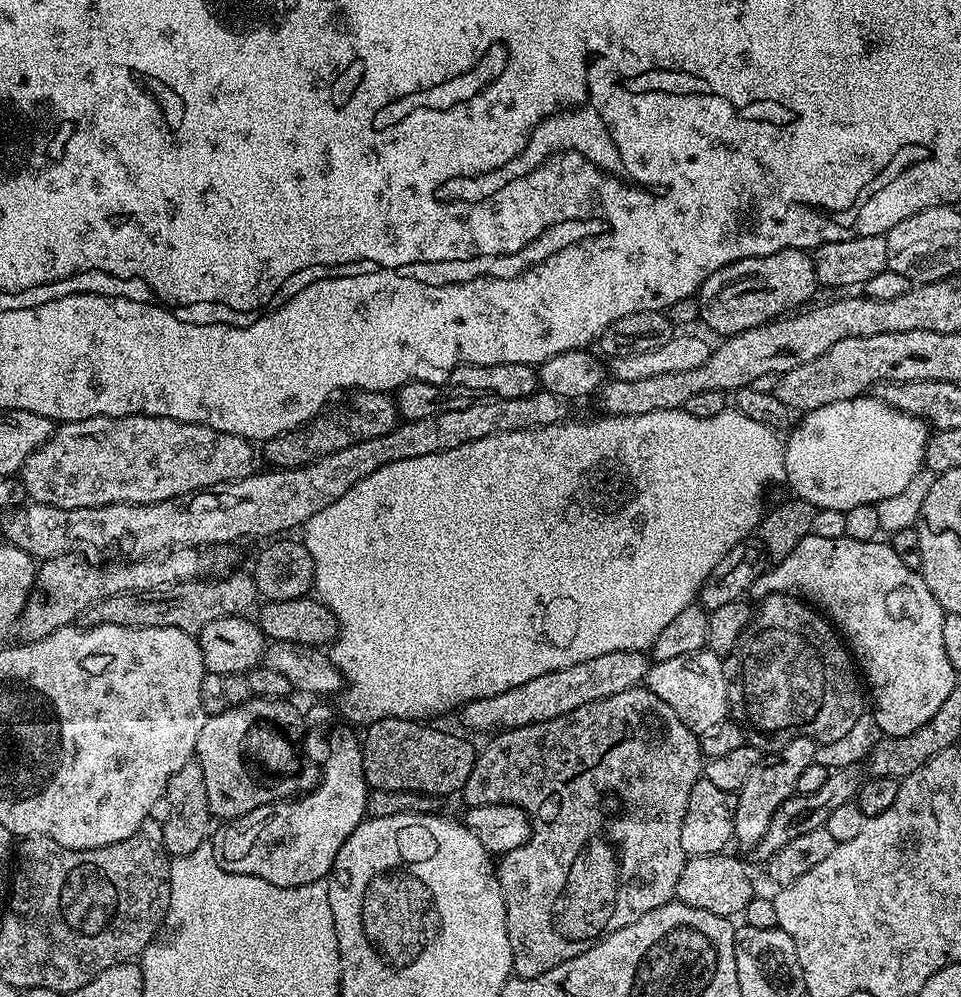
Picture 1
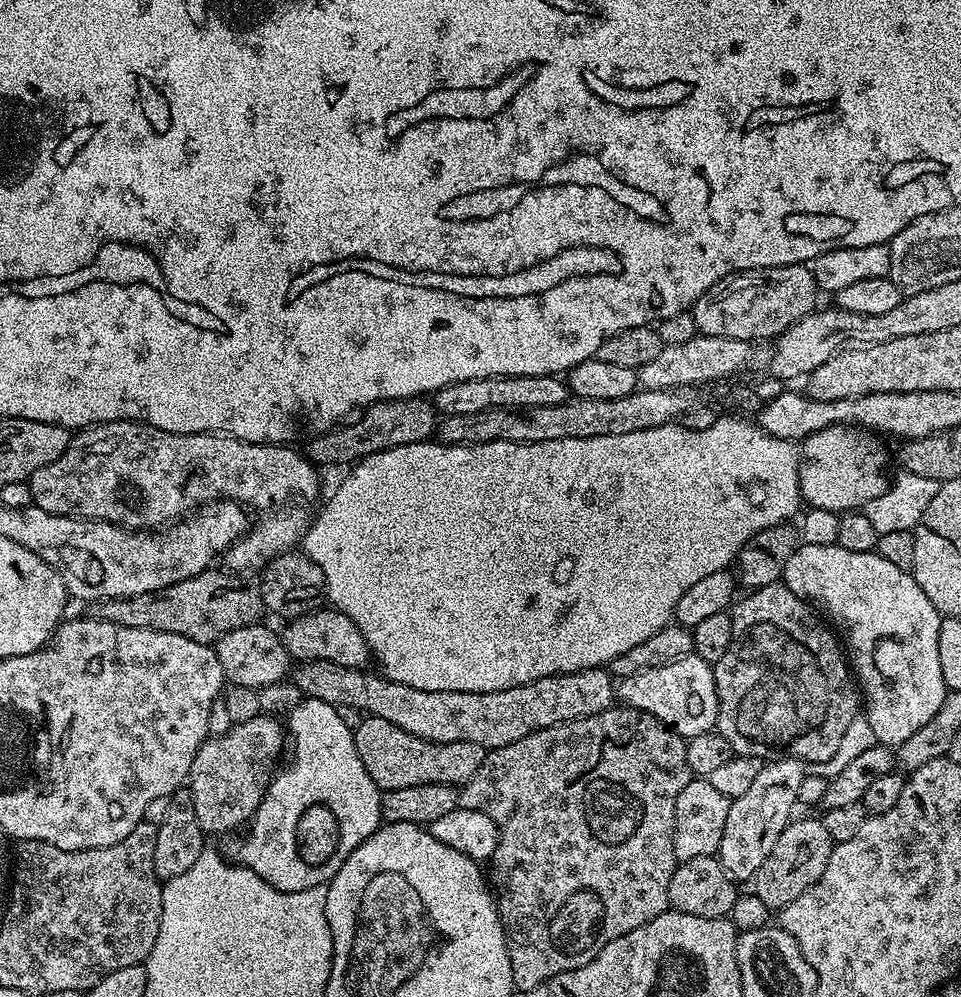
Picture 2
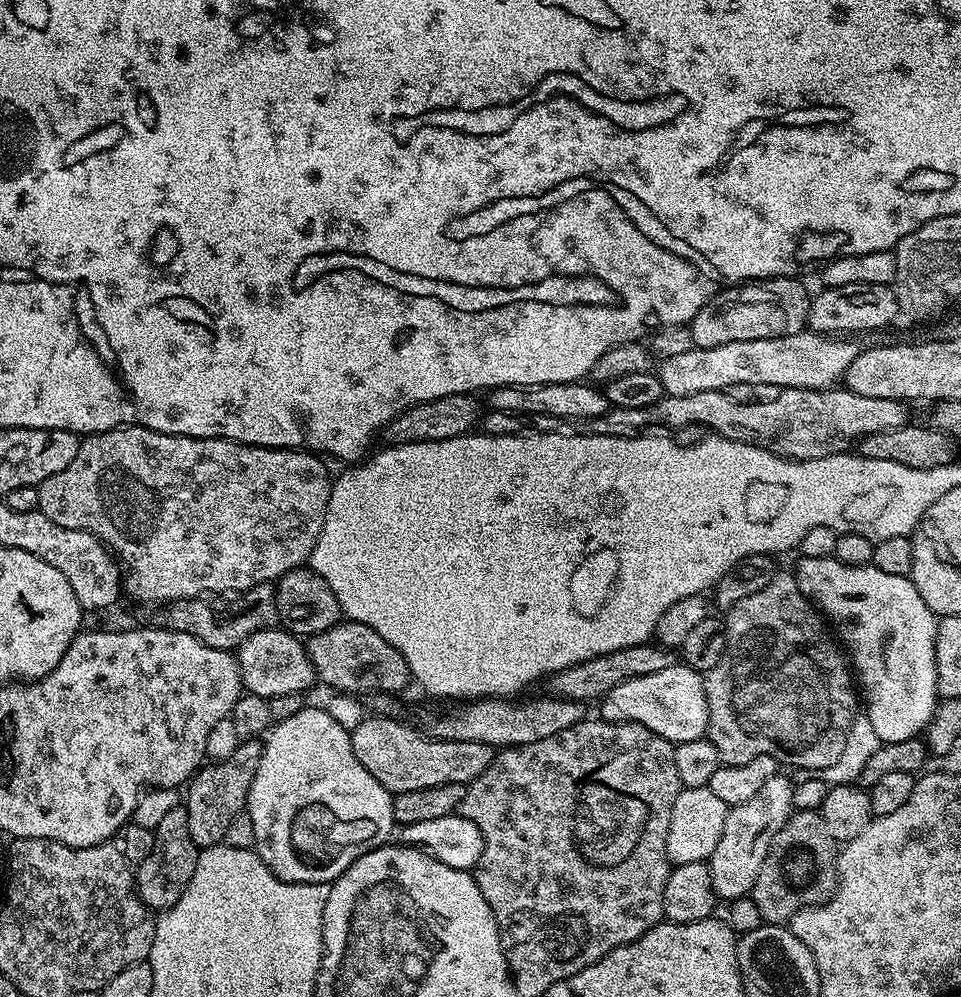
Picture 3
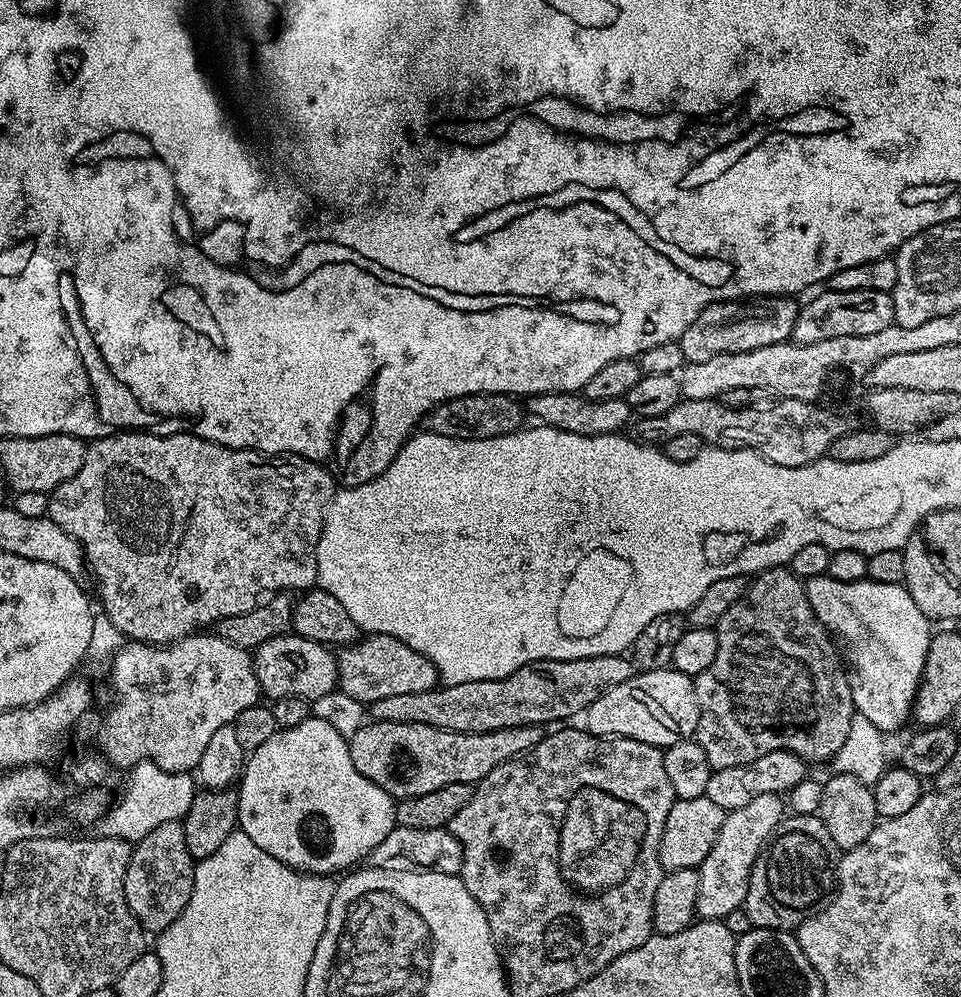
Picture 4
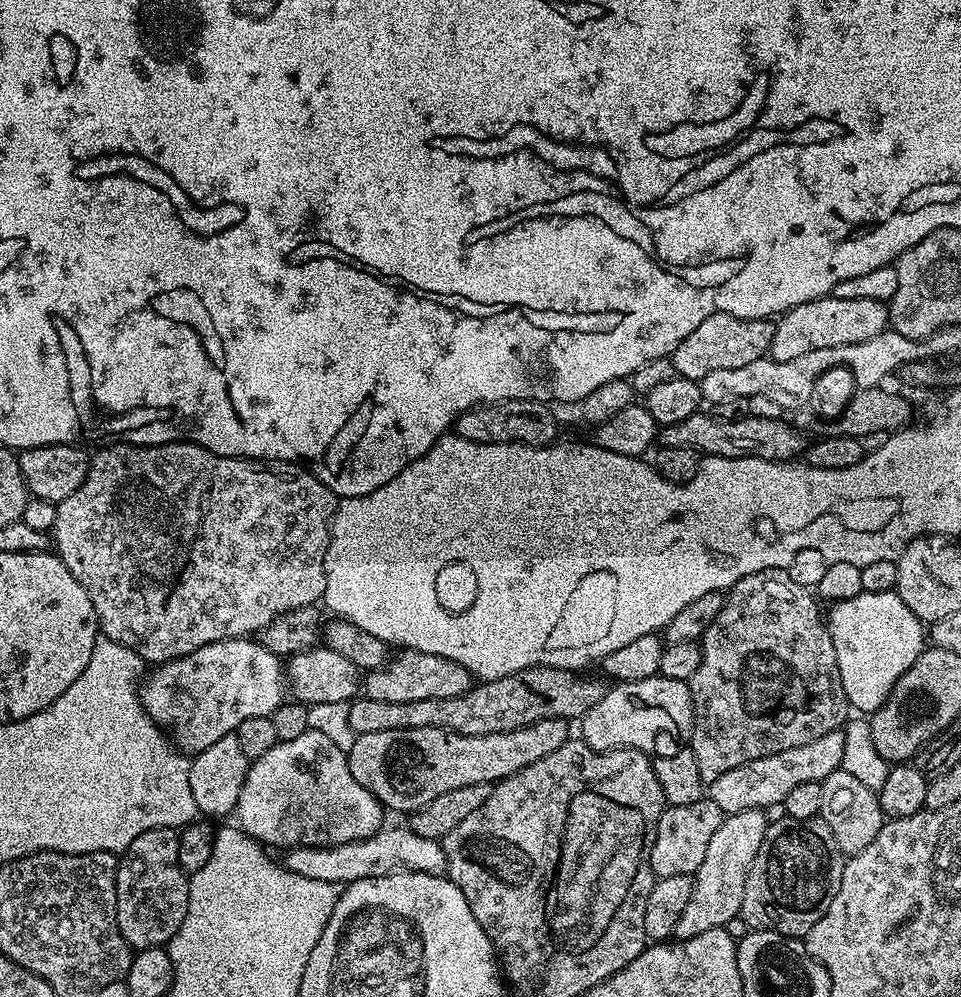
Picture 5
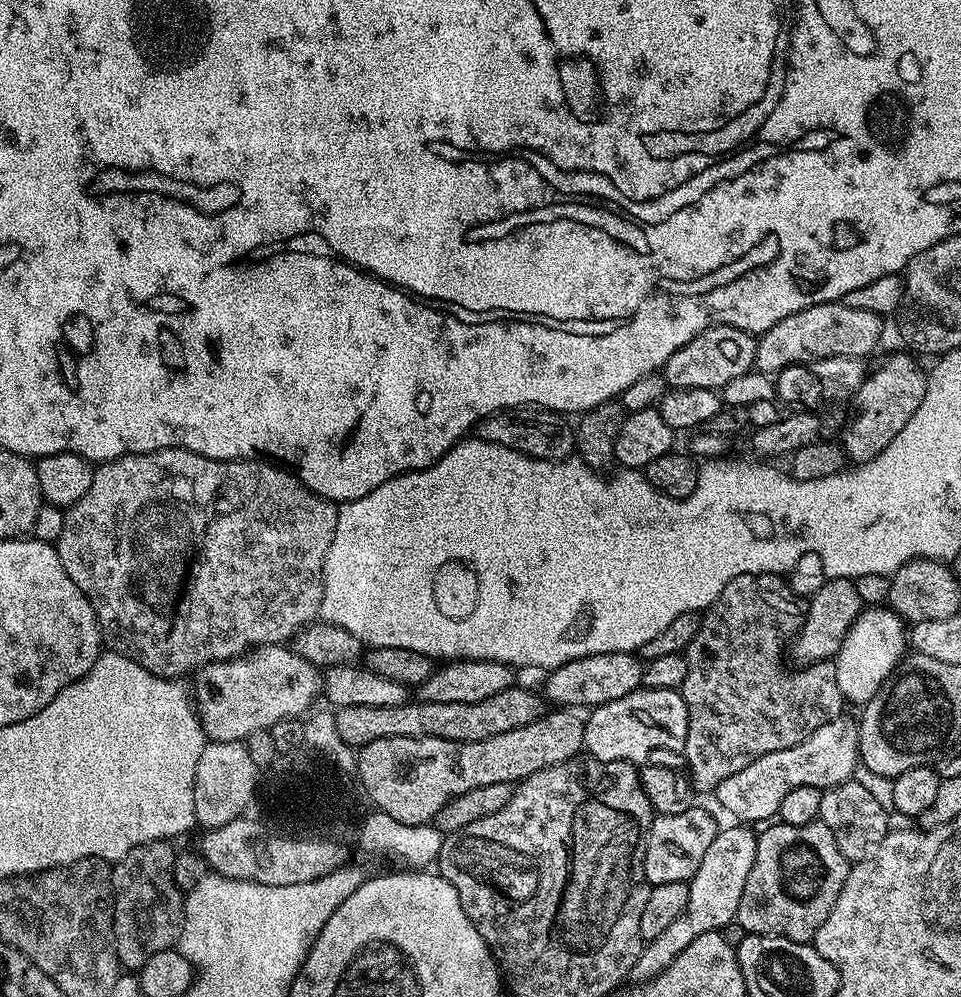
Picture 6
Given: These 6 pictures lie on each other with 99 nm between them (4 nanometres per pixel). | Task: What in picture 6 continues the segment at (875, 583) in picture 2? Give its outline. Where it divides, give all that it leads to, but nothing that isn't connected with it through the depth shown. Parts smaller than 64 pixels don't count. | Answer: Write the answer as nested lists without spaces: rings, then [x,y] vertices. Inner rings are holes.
[[[887,606],[865,607],[854,626],[850,626],[834,657],[838,690],[845,701],[849,705],[868,704],[870,698],[874,698],[874,694],[878,694],[880,687],[892,677],[892,671],[904,659],[909,644],[910,636],[905,621],[901,620],[898,613]]]

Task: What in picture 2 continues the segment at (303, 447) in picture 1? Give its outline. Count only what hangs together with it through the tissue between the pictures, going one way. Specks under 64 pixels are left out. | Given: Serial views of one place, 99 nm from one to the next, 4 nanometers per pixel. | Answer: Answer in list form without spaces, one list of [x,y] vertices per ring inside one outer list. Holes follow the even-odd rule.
[[[411,396],[401,400],[379,400],[377,404],[369,404],[359,413],[360,421],[357,424],[341,423],[329,432],[323,432],[320,436],[311,437],[307,441],[306,455],[313,464],[344,464],[351,466],[358,460],[364,460],[370,454],[378,454],[382,450],[390,450],[394,446],[410,446],[411,444],[423,444],[433,439],[438,428],[438,413],[435,403],[423,396]]]

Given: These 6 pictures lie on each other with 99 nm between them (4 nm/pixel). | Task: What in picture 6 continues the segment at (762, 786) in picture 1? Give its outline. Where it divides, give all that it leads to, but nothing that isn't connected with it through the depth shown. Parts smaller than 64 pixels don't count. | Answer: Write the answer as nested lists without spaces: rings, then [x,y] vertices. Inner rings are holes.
[[[721,827],[717,831],[714,842],[710,842],[710,847],[706,849],[706,854],[702,858],[702,866],[698,866],[698,870],[691,880],[687,881],[688,901],[686,902],[686,910],[682,914],[678,914],[678,918],[674,918],[671,926],[667,930],[662,930],[662,934],[658,934],[658,938],[645,943],[638,962],[634,962],[630,973],[633,981],[653,980],[658,974],[662,974],[662,970],[666,970],[666,966],[670,966],[670,962],[674,962],[674,958],[678,954],[682,954],[682,950],[686,950],[686,946],[690,946],[690,942],[694,942],[694,938],[698,938],[707,932],[720,932],[727,924],[735,921],[738,914],[738,902],[742,902],[742,890],[746,890],[746,878],[750,878],[750,866],[754,866],[757,837],[755,831],[751,832],[748,829],[751,827],[736,827],[740,828]]]

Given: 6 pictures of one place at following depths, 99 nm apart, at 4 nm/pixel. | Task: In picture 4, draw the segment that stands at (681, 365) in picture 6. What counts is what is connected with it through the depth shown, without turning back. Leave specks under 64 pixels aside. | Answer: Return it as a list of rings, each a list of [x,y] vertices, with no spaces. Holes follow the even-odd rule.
[[[762,296],[751,302],[723,300],[706,306],[679,338],[679,346],[688,364],[718,358],[718,354],[738,354],[791,341],[794,322],[801,310],[790,296]]]

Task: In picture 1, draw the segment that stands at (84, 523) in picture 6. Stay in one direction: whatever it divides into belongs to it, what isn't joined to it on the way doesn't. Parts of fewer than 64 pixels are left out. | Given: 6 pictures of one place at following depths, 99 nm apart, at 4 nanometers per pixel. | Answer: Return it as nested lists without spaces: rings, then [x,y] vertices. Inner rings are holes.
[[[143,414],[138,416],[95,416],[85,420],[69,420],[61,423],[53,431],[52,437],[41,448],[34,450],[34,454],[30,454],[30,458],[26,458],[26,462],[19,470],[18,479],[24,486],[25,497],[34,504],[49,504],[59,508],[89,508],[90,506],[106,506],[107,504],[153,504],[154,502],[169,500],[175,496],[184,496],[188,492],[196,492],[199,488],[209,488],[227,480],[240,480],[243,476],[251,476],[258,468],[258,464],[256,464],[258,452],[257,449],[255,452],[252,448],[255,447],[249,441],[243,440],[241,436],[226,434],[222,430],[214,430],[201,424],[183,424],[170,418]]]

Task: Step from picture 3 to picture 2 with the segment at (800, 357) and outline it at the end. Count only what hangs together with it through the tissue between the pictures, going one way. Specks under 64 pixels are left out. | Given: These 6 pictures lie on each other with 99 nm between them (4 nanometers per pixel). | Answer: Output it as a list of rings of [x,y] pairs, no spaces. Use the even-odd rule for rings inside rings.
[[[697,335],[690,342],[666,344],[651,362],[636,369],[639,387],[644,390],[691,389],[692,384],[708,384],[711,380],[724,380],[736,376],[752,366],[762,368],[767,363],[767,349],[757,346],[751,340],[718,338],[717,336]]]

